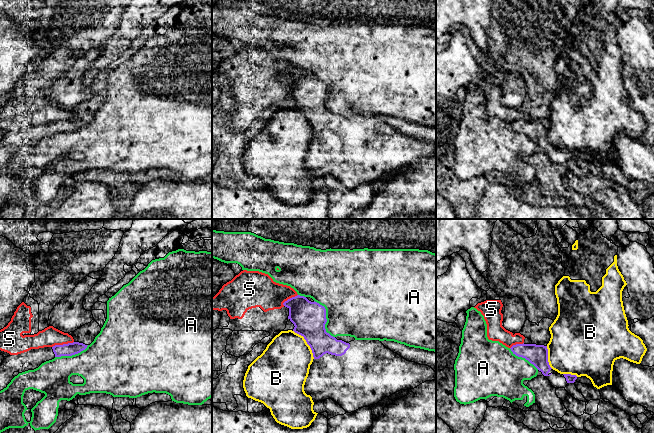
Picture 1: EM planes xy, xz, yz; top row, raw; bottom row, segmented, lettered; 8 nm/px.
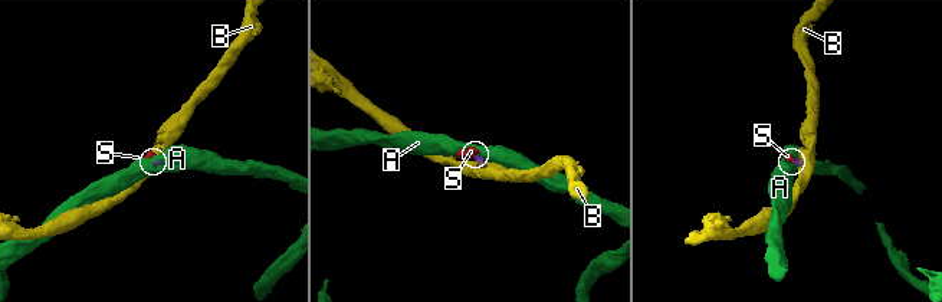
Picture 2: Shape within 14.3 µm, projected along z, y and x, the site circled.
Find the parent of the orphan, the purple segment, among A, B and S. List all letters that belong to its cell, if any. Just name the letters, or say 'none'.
none

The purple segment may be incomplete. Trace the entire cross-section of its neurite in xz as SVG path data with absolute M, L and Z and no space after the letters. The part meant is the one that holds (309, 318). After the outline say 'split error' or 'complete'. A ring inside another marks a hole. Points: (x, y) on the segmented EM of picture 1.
M297 295L283 303L289 309L288 319L294 324L293 331L304 337L313 353L313 362L304 385L304 391L312 397L315 403L332 399L346 412L351 413L363 407L372 407L379 401L400 391L414 389L426 381L436 380L436 372L427 365L407 361L397 353L386 348L379 340L354 340L346 343L337 340L326 332L326 309L317 302L311 302L306 297Z | split error

